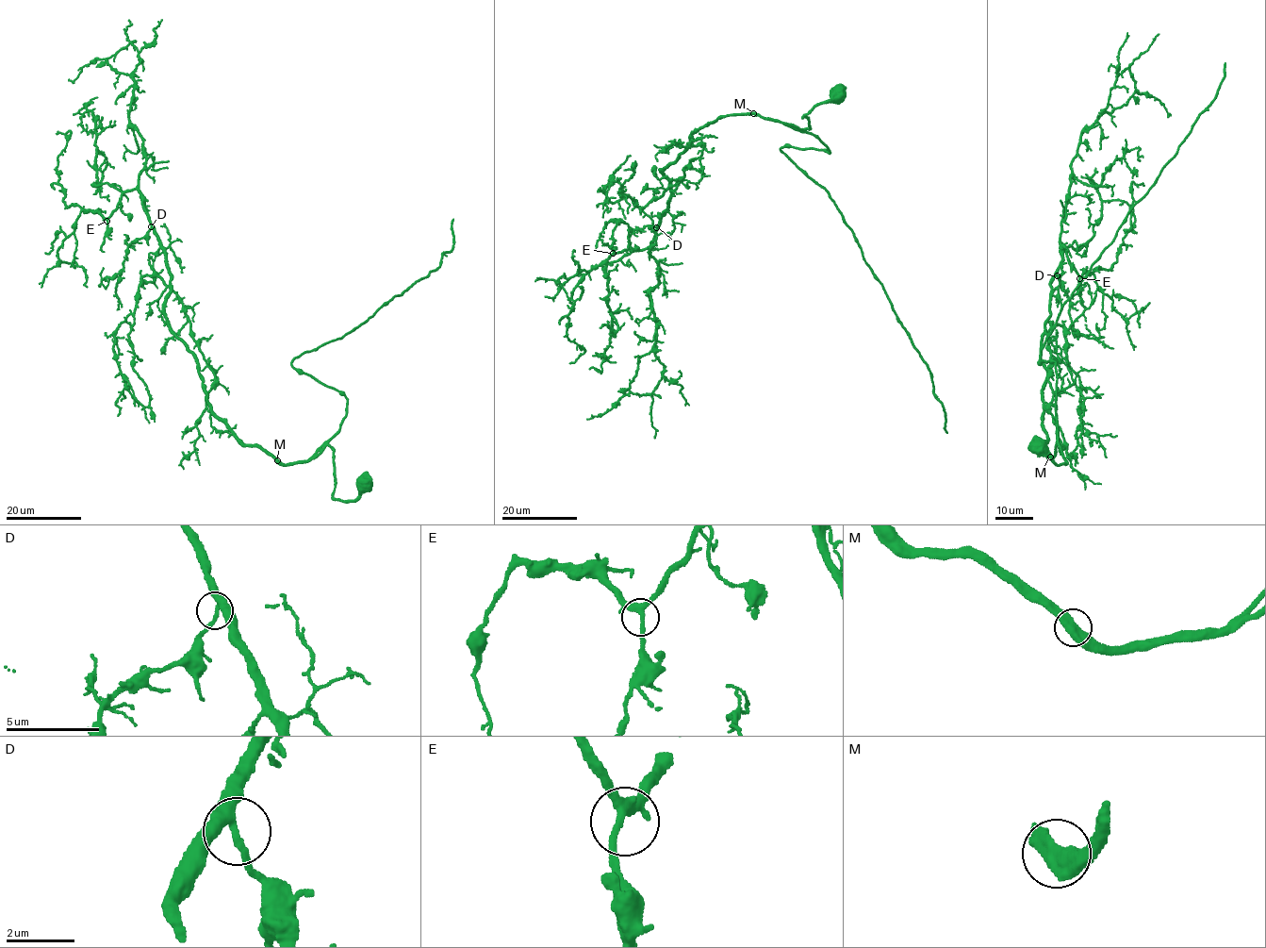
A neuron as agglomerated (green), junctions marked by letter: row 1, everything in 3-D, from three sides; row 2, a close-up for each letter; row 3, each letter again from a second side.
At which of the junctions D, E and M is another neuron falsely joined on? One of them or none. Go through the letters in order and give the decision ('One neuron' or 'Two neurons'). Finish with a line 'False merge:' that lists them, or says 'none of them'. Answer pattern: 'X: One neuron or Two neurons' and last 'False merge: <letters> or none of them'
D: One neuron
E: One neuron
M: One neuron
False merge: none of them

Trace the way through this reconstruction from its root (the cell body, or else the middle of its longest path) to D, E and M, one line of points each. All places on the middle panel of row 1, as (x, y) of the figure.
D: (834, 94), (804, 114), (809, 129), (738, 113), (692, 131), (687, 150), (661, 170), (671, 196), (656, 227)
E: (834, 94), (804, 114), (809, 129), (738, 113), (692, 131), (661, 170), (671, 196), (653, 246), (613, 253)
M: (834, 94), (830, 100), (816, 104), (804, 114), (803, 118), (808, 118), (809, 129), (753, 113)

